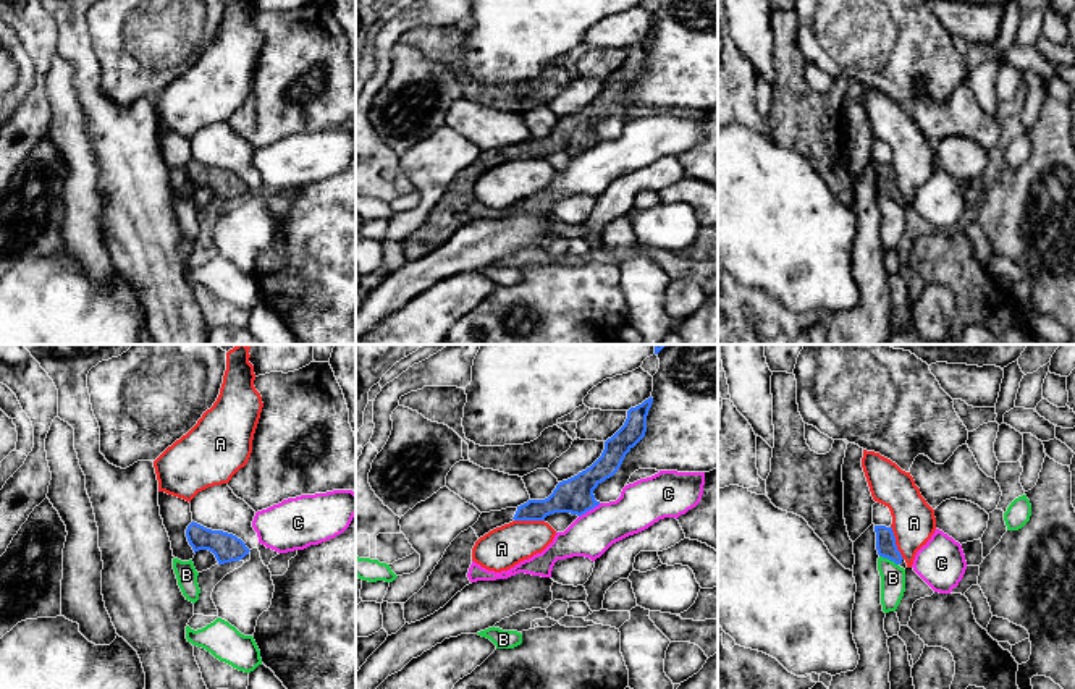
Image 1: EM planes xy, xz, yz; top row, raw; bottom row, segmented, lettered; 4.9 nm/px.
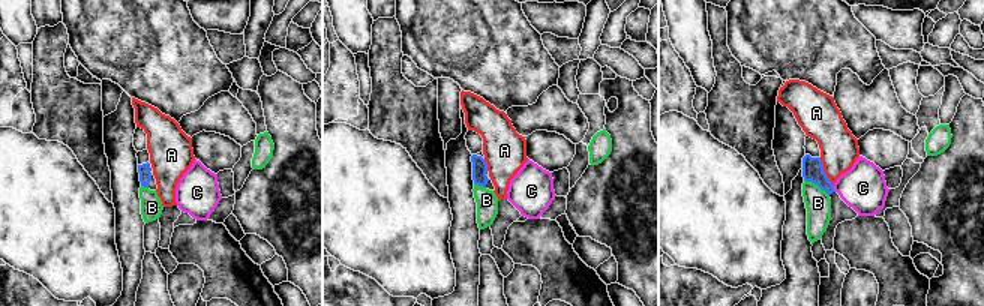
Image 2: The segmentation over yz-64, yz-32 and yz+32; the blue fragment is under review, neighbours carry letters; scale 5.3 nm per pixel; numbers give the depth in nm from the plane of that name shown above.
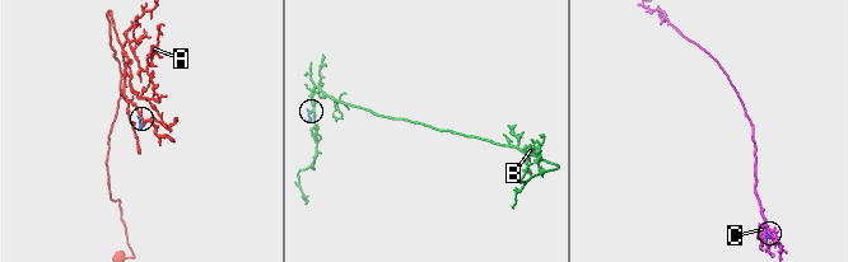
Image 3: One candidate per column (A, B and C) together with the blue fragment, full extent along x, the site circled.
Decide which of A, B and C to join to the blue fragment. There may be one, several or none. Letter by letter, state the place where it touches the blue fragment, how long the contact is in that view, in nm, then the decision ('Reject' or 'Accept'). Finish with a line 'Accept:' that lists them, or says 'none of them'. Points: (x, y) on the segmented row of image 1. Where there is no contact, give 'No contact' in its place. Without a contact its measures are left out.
A: Touches blue at yz (894, 542). Shared border 180 nm. Reject
B: Touches blue at yz (889, 558). Shared border 110 nm. Reject
C: Touches blue at xz (589, 510). Shared border 130 nm. Reject
Accept: none of them

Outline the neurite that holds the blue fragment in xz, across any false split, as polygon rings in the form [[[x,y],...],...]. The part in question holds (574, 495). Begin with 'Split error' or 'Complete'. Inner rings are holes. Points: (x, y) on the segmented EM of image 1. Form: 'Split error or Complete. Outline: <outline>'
Split error. Outline: [[[650,396],[627,411],[624,425],[605,442],[601,456],[585,471],[563,480],[545,500],[529,500],[517,508],[482,513],[478,521],[461,532],[446,548],[425,585],[404,603],[406,623],[420,621],[443,608],[457,592],[472,584],[467,577],[475,542],[490,530],[512,521],[545,521],[554,513],[582,516],[600,505],[593,490],[613,477],[626,454],[645,437]]]

